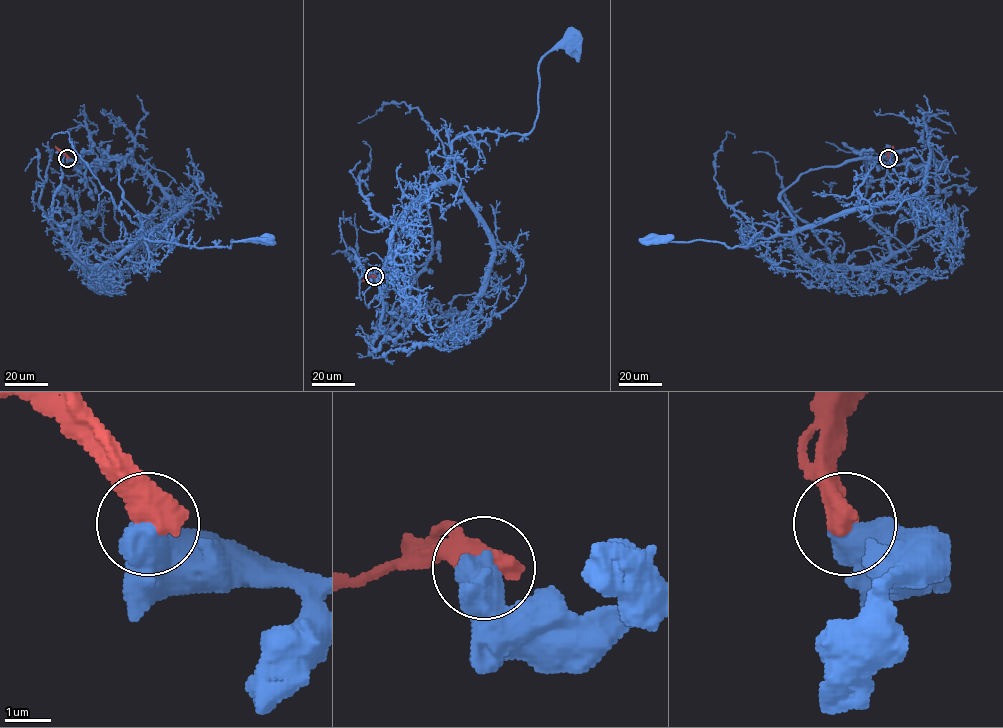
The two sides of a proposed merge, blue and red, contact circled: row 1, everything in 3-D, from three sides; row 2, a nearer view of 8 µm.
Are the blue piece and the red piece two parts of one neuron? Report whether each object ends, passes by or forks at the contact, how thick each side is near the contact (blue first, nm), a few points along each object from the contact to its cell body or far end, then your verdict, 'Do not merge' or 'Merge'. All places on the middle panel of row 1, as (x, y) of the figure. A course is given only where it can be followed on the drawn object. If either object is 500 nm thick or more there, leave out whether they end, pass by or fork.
Thickness 750 nm (blue) against 650 nm. Course of blue: (374, 276), (425, 266), (430, 168), (449, 182), (462, 135), (527, 134), (539, 62), (572, 41). Course of red: (374, 276), (362, 281). Do not merge

